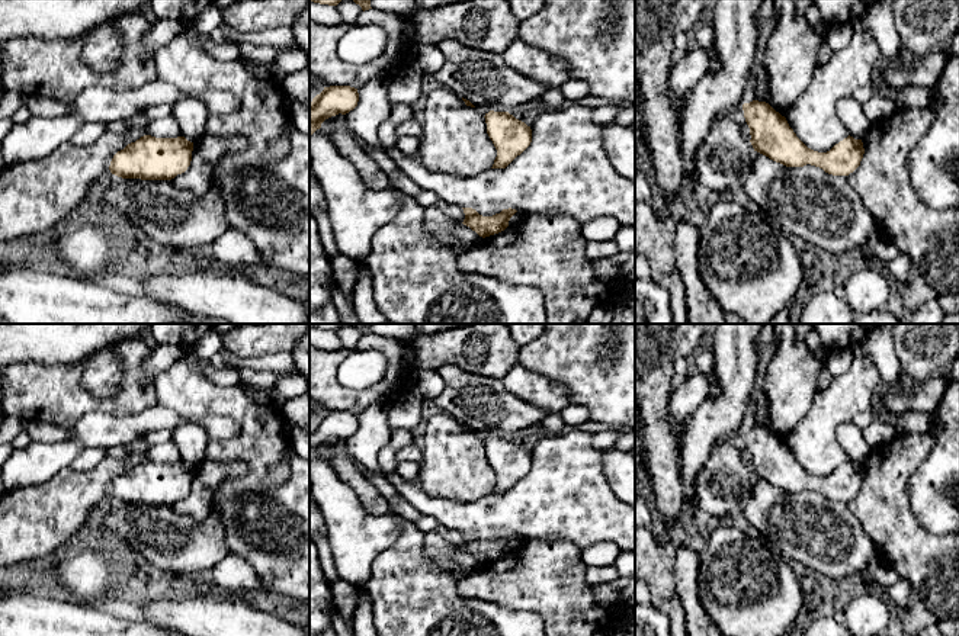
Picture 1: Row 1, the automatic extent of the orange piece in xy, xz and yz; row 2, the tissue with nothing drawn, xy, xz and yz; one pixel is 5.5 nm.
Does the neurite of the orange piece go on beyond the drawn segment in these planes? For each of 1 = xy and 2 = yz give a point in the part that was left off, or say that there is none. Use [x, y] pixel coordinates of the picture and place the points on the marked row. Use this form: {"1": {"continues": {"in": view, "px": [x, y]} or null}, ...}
{"1": {"continues": null}, "2": {"continues": null}}

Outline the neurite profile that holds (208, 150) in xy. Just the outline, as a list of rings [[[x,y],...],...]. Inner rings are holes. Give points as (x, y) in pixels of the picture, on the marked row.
[[[203,135],[193,142],[192,161],[187,170],[171,182],[190,193],[201,196],[211,189],[215,164],[228,152],[243,151],[247,147],[244,136],[230,138]]]

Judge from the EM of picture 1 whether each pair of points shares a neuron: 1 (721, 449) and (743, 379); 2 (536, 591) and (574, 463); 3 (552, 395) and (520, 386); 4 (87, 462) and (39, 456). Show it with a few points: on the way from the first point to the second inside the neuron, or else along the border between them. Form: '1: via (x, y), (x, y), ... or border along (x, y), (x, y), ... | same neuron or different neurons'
1: border along (730, 439), (721, 439), (714, 446), (703, 466) | different neurons
2: border along (526, 539), (568, 540), (581, 551) | different neurons
3: via (545, 394), (528, 386) | same neuron
4: border along (105, 447), (86, 447), (69, 466) | different neurons

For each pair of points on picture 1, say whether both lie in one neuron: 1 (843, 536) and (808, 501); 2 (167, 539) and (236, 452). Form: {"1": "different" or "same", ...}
{"1": "same", "2": "different"}

